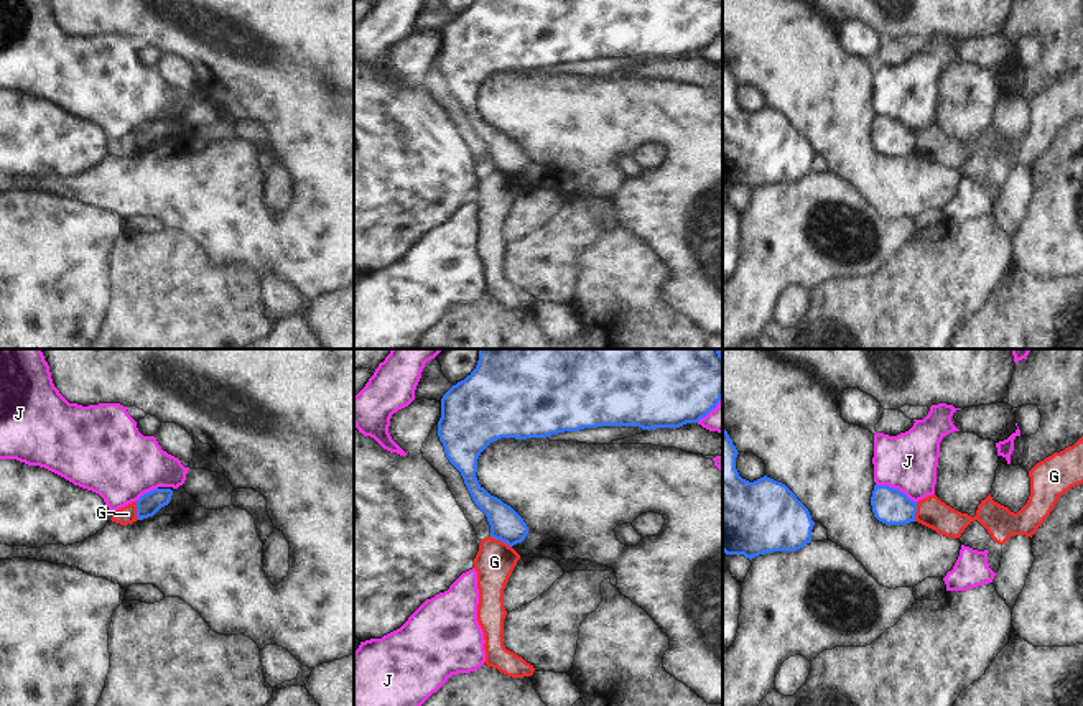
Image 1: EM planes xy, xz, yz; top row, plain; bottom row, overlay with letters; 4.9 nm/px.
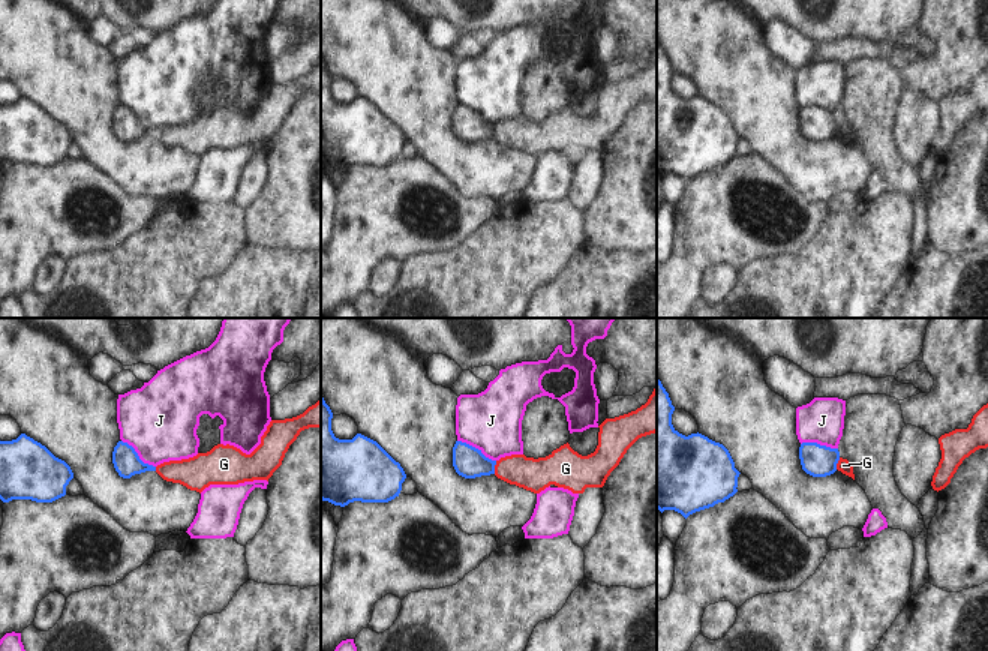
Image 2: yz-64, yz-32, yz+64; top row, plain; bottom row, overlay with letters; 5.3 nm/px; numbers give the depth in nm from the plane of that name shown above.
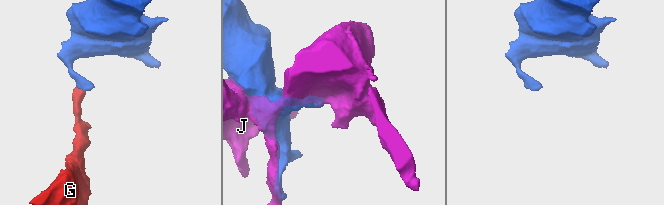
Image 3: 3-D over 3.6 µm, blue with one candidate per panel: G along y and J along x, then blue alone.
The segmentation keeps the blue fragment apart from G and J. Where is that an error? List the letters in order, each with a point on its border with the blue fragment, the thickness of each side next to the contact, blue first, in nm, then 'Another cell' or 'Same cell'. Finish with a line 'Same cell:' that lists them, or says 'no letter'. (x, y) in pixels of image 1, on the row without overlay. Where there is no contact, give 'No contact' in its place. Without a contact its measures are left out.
G: Touches blue at xz (501, 171). Thickness 160 nm (blue) against 190 nm. Another cell
J: Touches blue at yz (896, 120). Thickness 180 nm (blue) against 280 nm. Another cell
Same cell: no letter.

